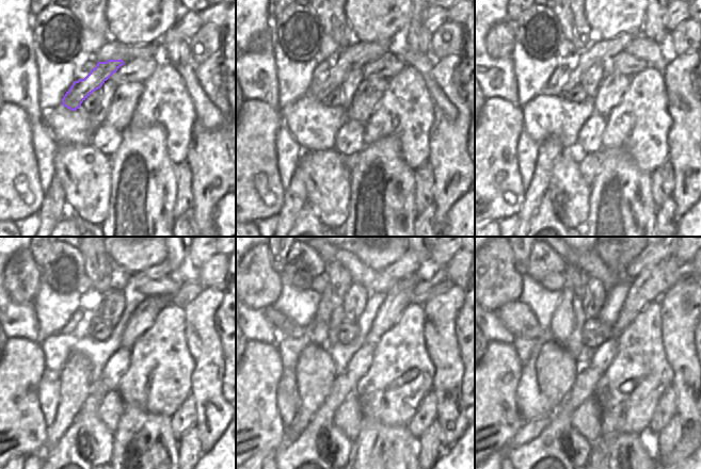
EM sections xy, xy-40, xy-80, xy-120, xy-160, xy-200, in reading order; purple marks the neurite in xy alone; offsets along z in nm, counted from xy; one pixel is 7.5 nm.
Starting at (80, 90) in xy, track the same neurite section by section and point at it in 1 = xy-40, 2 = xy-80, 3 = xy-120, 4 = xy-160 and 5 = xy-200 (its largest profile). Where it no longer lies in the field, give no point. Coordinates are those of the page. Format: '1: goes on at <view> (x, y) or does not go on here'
1: goes on at xy-40 (359, 53)
2: goes on at xy-80 (600, 51)
3: goes on at xy-120 (130, 290)
4: goes on at xy-160 (411, 262)
5: goes on at xy-200 (647, 258)

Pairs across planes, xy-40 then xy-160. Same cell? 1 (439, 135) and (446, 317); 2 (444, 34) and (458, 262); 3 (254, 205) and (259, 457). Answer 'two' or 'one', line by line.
1: one
2: one
3: two

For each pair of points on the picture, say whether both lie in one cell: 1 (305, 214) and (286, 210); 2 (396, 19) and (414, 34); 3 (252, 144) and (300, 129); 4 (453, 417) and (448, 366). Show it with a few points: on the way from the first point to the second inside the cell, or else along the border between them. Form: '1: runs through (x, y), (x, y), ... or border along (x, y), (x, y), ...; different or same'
1: border along (306, 201), (291, 225); different
2: border along (412, 11), (410, 21), (399, 36); different
3: border along (282, 112), (283, 125), (275, 138), (276, 162); different
4: runs through (453, 404), (453, 393), (448, 387), (448, 378); same

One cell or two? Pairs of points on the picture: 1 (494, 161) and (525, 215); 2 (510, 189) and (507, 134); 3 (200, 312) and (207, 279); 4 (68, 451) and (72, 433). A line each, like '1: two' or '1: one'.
1: two
2: one
3: two
4: one

